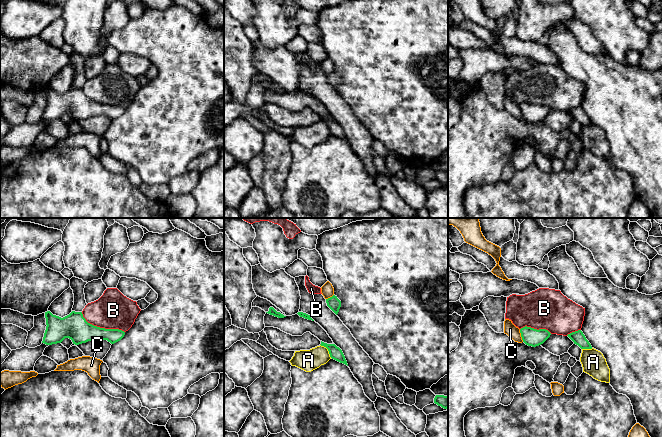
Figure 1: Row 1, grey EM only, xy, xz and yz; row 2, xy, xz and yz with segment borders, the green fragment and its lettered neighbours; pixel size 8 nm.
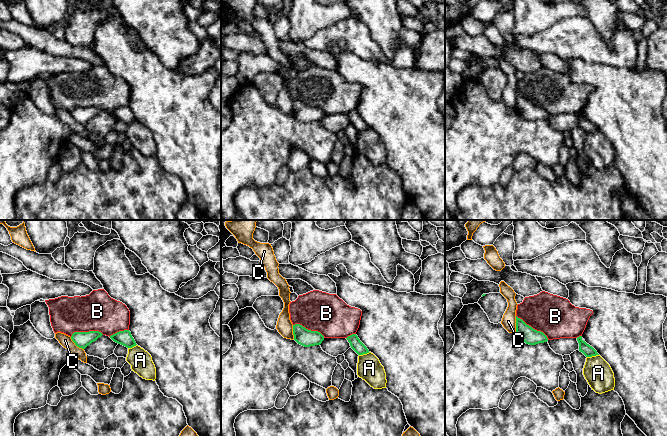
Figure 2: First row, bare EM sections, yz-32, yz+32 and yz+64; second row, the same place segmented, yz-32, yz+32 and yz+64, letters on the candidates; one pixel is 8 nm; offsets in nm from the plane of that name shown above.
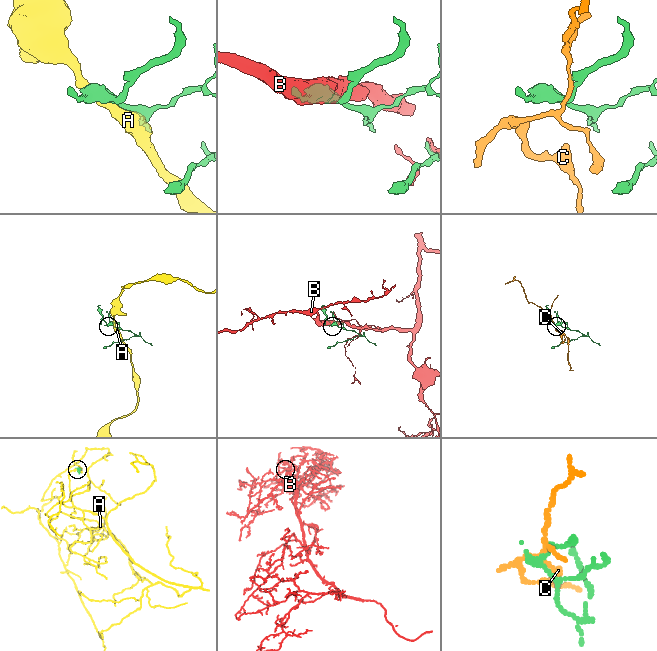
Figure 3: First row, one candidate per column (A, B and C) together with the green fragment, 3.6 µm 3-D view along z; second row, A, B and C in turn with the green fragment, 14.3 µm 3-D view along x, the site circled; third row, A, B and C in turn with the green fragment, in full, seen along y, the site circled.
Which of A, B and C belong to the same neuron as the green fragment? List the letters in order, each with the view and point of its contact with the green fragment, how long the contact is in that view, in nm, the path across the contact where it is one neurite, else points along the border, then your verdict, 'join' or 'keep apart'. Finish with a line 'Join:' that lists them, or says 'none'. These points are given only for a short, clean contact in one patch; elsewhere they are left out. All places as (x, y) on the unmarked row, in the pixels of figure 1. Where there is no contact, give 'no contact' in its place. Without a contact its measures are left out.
A: contact xz (328, 126); length 140 nm; keep apart
B: contact xy (101, 104); length 380 nm; keep apart
C: contact yz (521, 111); length 110 nm; border yz (519, 105), (523, 117); keep apart
Join: none

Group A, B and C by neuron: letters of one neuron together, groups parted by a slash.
A / B / C

